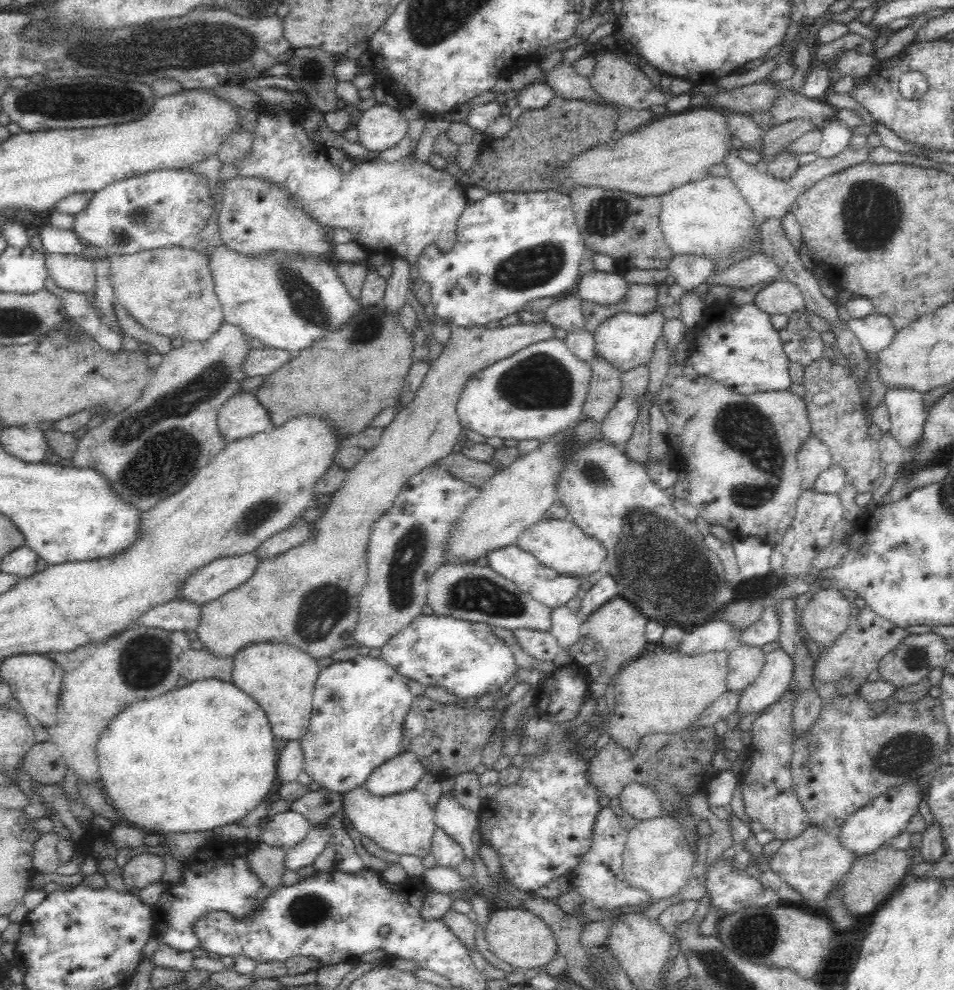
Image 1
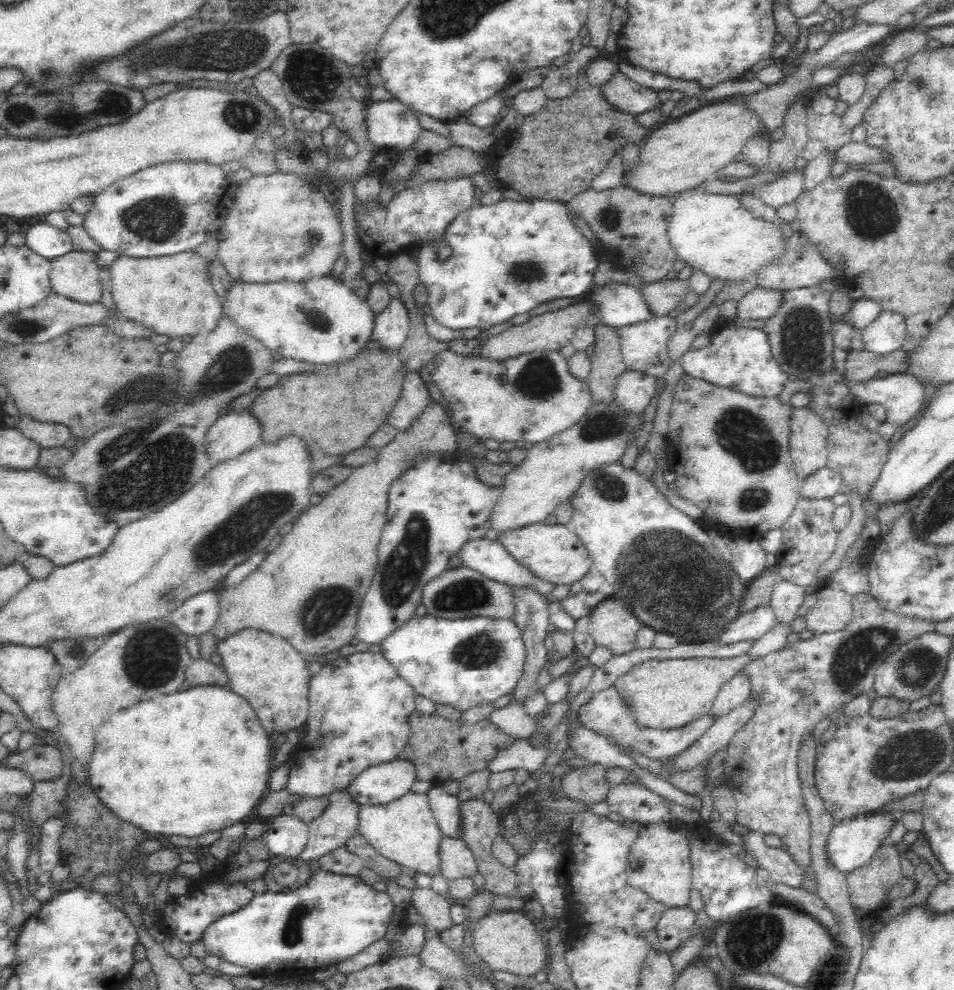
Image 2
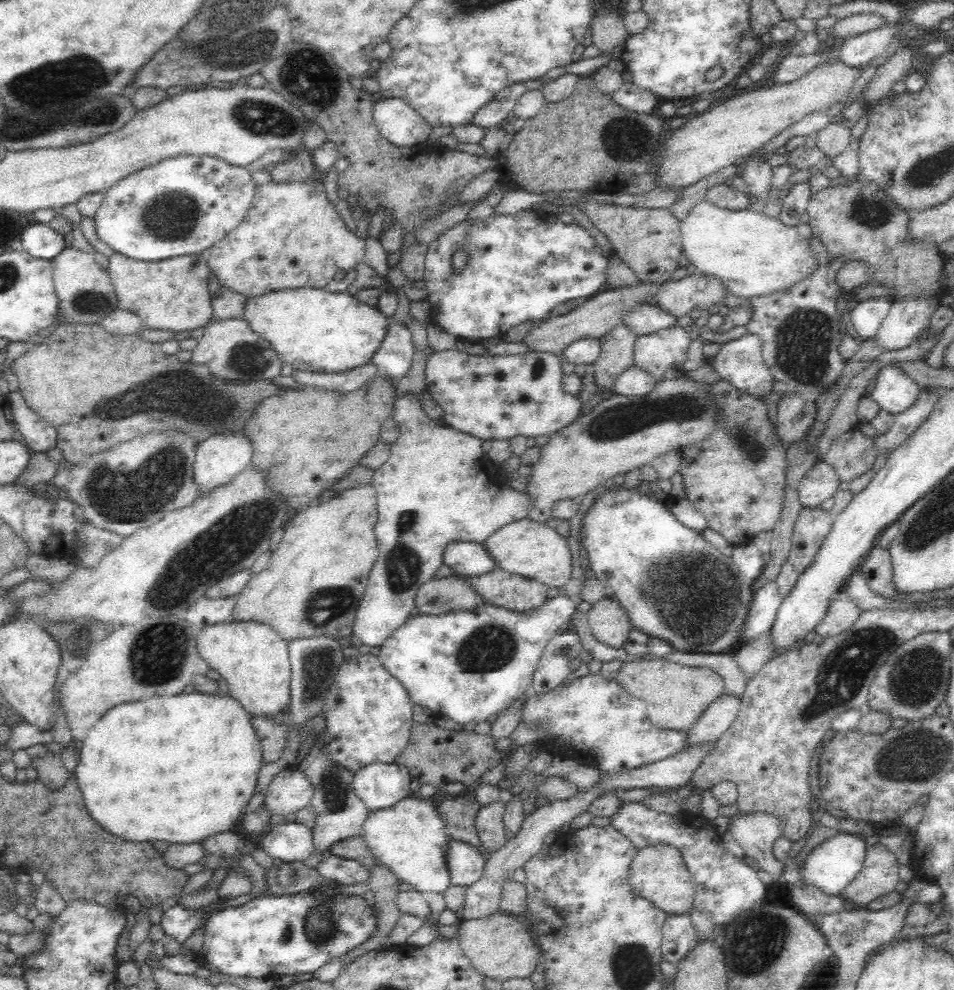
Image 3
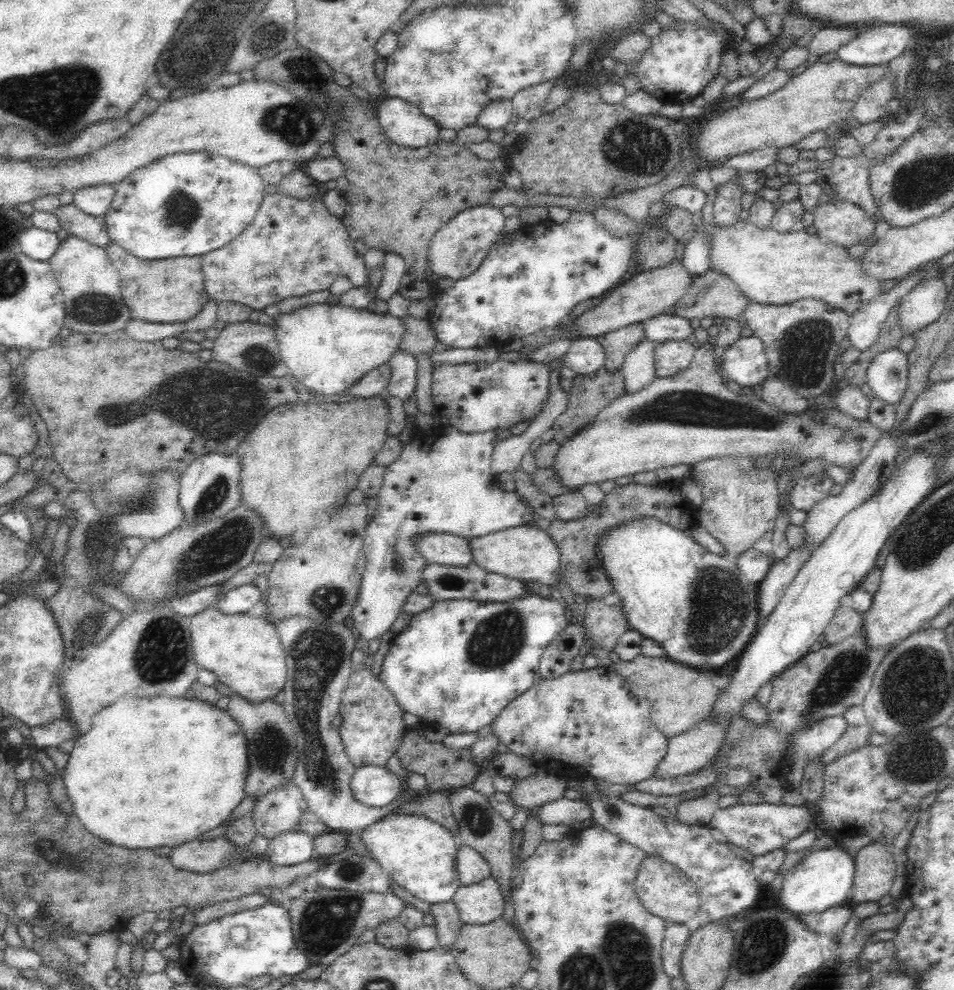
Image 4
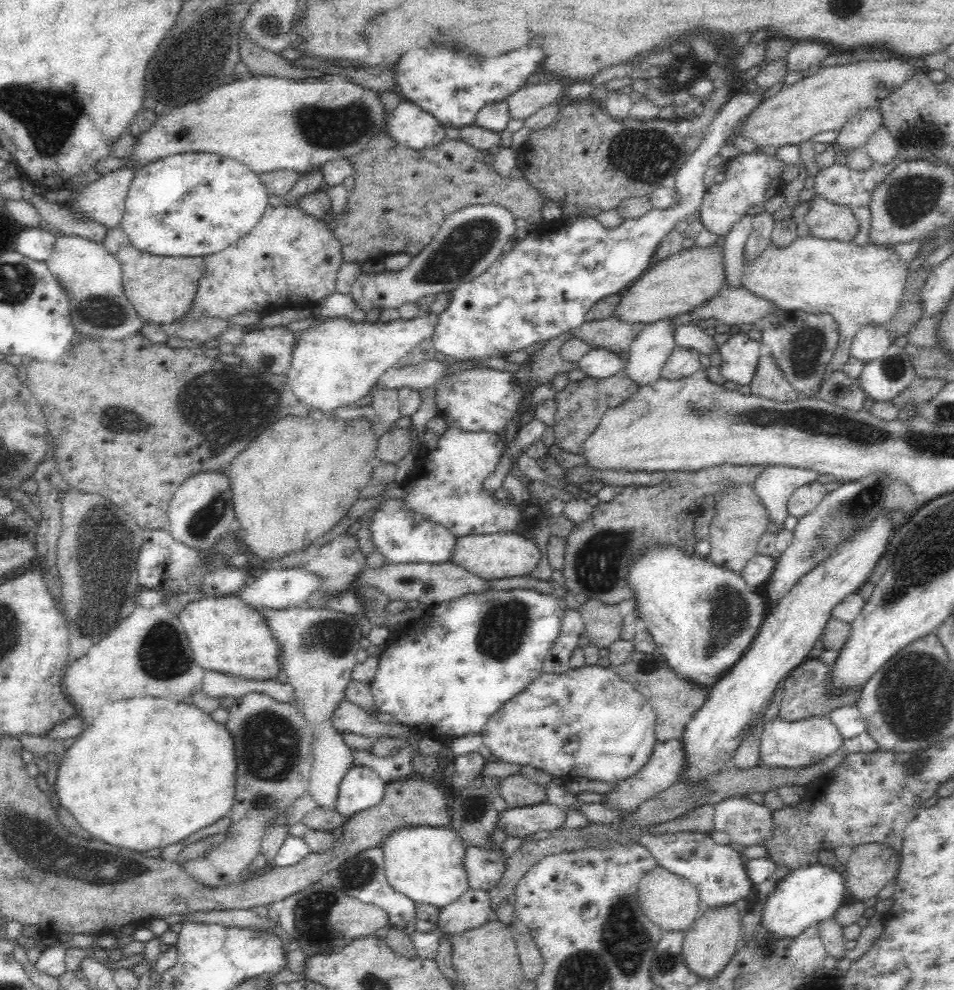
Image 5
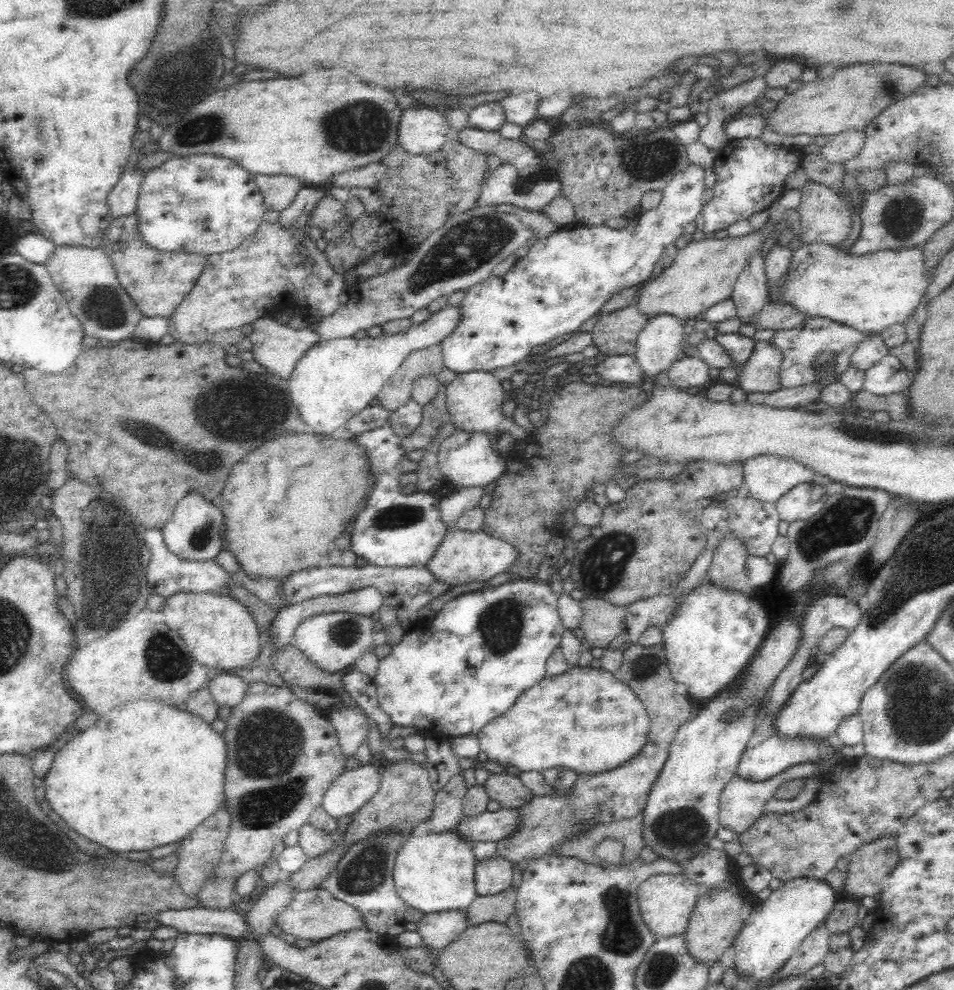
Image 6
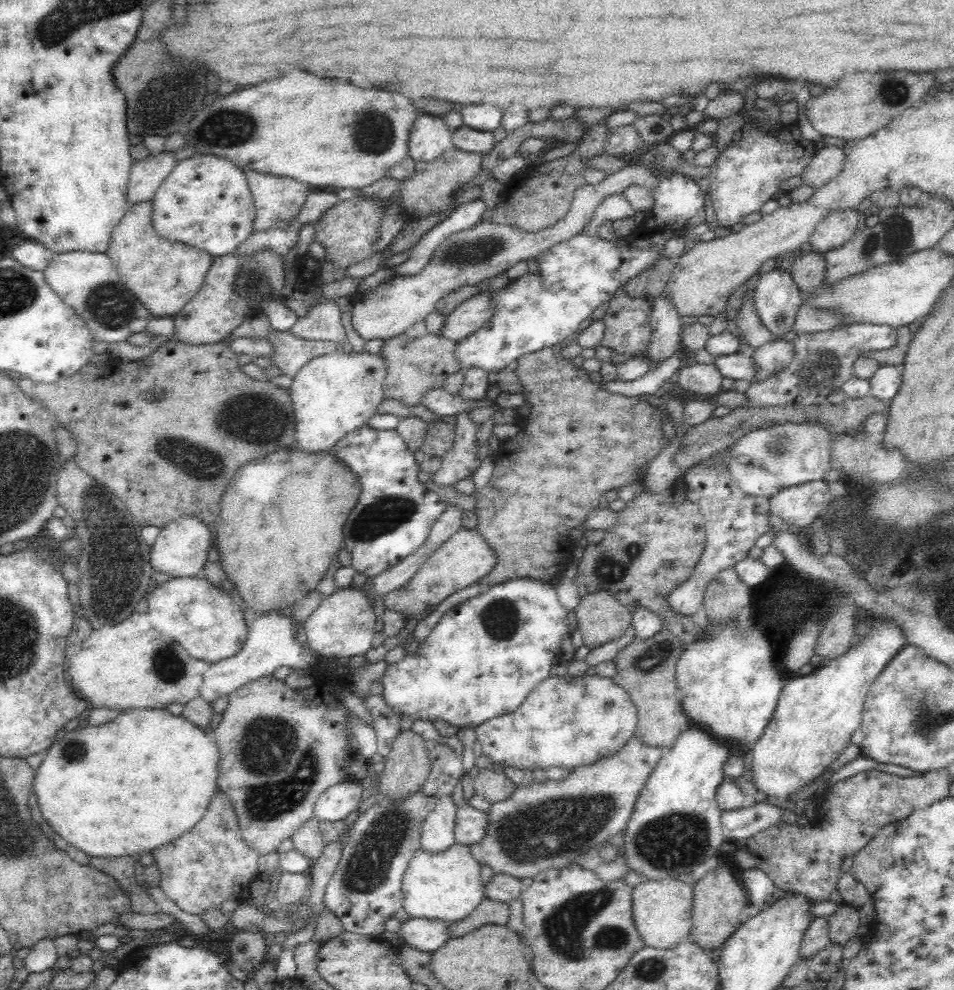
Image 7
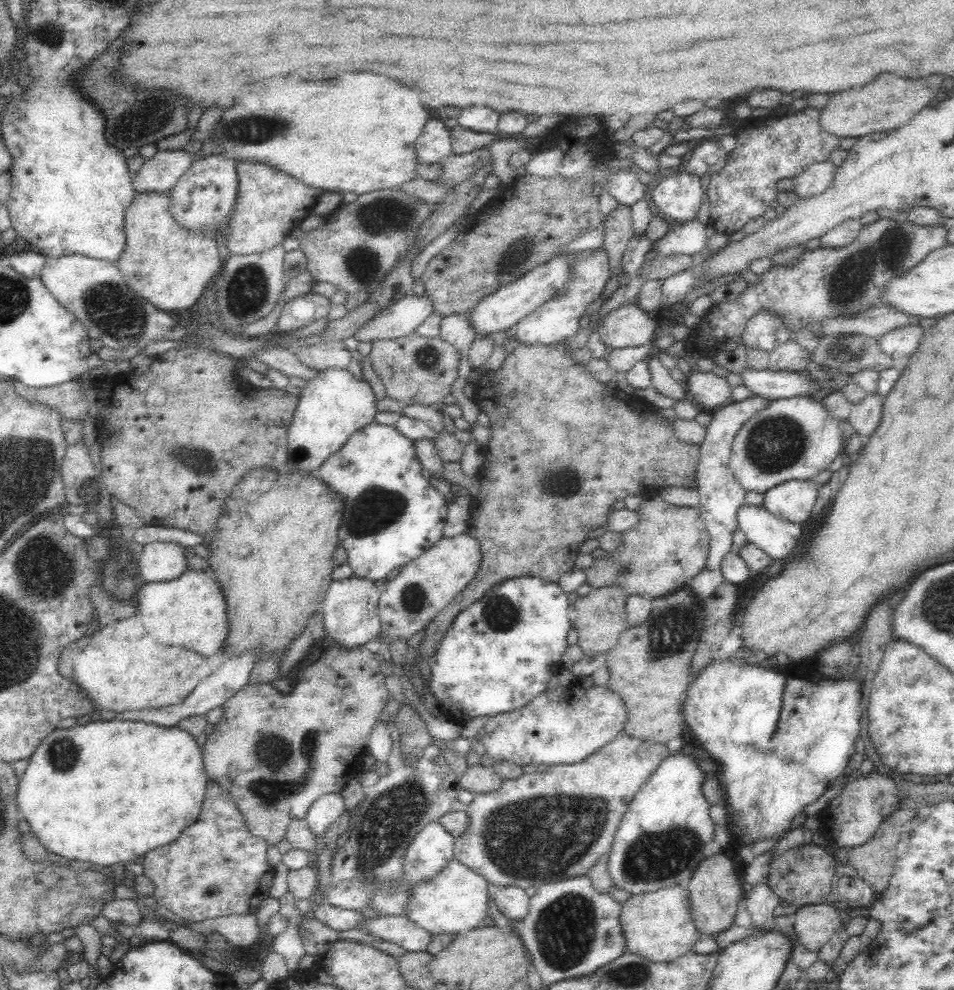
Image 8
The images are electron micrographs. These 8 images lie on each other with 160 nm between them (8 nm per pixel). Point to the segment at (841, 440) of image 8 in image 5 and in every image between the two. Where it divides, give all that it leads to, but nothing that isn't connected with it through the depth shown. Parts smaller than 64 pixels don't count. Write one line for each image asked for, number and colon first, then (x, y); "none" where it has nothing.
5: (775, 484)
6: (767, 476)
7: (766, 460)

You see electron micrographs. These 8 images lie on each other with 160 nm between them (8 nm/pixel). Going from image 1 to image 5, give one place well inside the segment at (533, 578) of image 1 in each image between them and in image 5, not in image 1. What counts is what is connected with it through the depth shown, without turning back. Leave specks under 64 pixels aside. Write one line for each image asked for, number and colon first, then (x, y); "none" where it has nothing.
2: (486, 556)
3: (466, 558)
4: (447, 549)
5: (401, 535)

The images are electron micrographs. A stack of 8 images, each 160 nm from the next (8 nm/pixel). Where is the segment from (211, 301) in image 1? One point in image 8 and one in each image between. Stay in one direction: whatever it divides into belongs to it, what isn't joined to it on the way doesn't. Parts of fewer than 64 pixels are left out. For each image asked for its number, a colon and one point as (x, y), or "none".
2: (172, 295)
3: (173, 294)
4: (169, 290)
5: (161, 288)
6: (158, 281)
7: (164, 275)
8: (168, 265)

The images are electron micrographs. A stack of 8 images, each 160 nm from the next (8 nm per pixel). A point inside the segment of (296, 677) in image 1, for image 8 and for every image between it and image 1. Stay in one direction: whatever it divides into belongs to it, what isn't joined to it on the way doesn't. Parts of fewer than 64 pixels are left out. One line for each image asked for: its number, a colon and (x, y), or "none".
2: (264, 669)
3: (251, 656)
4: (244, 652)
5: (226, 635)
6: (219, 631)
7: (208, 621)
8: (190, 610)

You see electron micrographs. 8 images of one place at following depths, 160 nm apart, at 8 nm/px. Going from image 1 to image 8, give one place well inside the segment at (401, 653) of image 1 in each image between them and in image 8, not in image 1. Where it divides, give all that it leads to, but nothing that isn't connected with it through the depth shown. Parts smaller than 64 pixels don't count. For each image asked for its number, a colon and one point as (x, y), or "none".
2: (463, 662)
3: (467, 665)
4: (458, 663)
5: (445, 676)
6: (426, 681)
7: (483, 658)
8: (496, 657)

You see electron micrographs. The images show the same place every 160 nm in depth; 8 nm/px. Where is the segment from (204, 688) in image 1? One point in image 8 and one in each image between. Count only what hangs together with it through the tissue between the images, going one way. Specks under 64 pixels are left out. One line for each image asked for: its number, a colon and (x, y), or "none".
2: (198, 761)
3: (180, 769)
4: (159, 772)
5: (146, 773)
6: (102, 783)
7: (138, 782)
8: (104, 792)

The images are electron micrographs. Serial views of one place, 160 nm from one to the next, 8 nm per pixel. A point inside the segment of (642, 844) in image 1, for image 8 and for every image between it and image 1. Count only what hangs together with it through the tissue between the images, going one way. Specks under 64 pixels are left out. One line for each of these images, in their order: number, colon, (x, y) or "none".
2: (659, 864)
3: (658, 874)
4: (664, 891)
5: (670, 901)
6: (666, 902)
7: (661, 911)
8: (658, 926)

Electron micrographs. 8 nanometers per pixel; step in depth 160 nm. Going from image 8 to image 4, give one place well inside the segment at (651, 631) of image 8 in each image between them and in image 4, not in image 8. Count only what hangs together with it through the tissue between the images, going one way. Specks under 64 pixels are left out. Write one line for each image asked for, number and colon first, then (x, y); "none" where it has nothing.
4: (681, 697)
5: (674, 700)
6: (644, 669)
7: (646, 668)

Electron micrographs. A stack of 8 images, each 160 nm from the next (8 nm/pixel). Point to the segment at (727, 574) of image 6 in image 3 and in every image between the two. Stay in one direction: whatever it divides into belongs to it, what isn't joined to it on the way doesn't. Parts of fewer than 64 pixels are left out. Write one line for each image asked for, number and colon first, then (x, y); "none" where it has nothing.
3: (735, 478)
4: (740, 504)
5: (740, 521)

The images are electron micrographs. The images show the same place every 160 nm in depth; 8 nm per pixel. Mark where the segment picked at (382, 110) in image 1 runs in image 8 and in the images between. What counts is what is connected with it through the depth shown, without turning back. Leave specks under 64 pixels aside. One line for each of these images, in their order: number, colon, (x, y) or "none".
2: (392, 125)
3: (398, 122)
4: (403, 123)
5: (408, 124)
6: (422, 131)
7: (430, 136)
8: (433, 145)

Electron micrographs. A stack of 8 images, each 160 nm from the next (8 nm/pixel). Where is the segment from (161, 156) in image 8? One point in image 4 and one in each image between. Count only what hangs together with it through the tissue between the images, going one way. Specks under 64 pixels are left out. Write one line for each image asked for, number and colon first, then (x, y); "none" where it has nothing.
4: (96, 200)
5: (104, 200)
6: (122, 200)
7: (146, 175)

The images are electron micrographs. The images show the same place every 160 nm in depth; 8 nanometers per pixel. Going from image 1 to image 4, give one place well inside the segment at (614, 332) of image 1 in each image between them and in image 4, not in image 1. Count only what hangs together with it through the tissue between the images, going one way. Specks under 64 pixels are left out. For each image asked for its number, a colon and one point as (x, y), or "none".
2: (644, 346)
3: (663, 354)
4: (670, 358)

